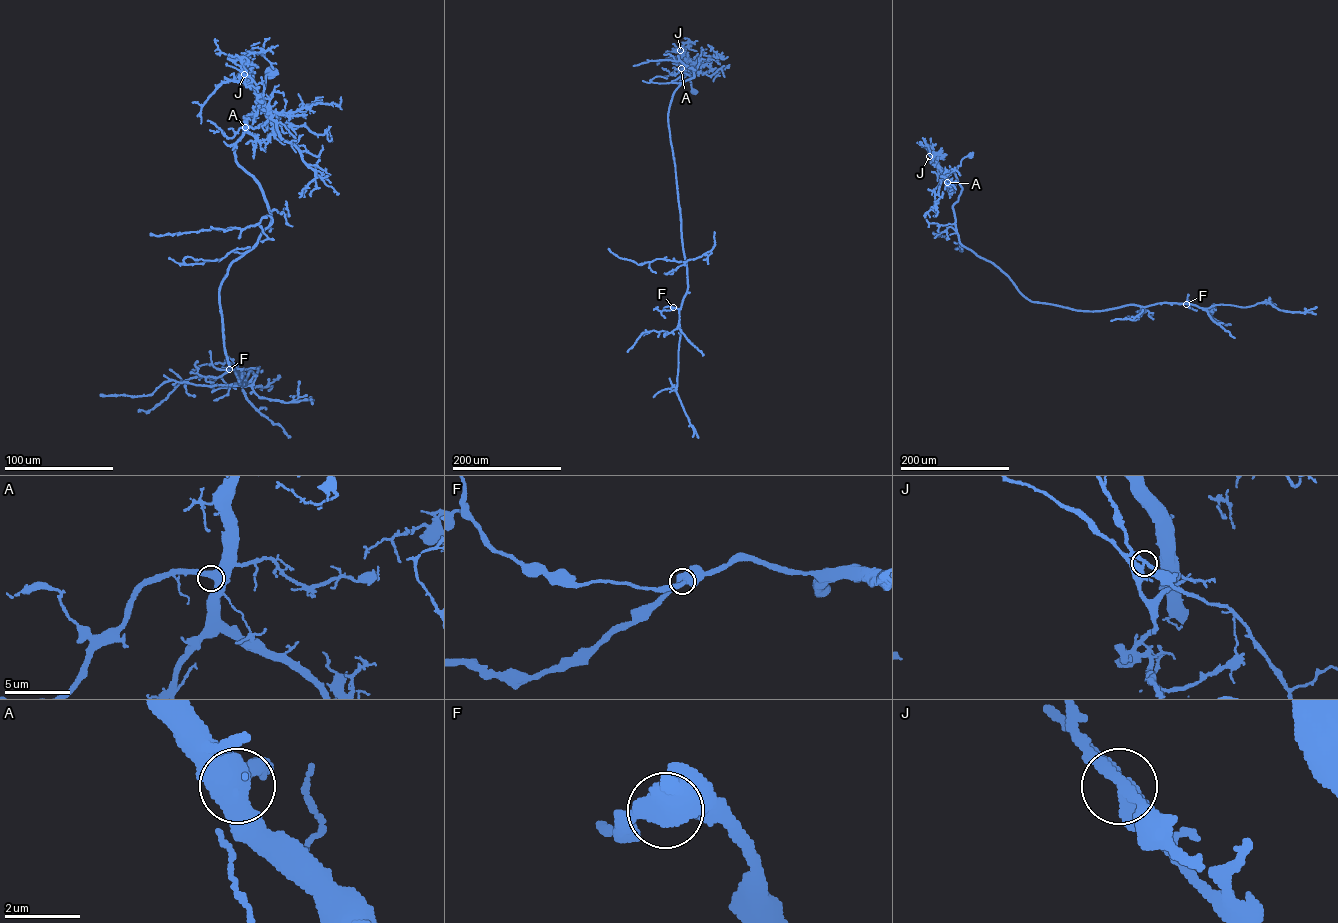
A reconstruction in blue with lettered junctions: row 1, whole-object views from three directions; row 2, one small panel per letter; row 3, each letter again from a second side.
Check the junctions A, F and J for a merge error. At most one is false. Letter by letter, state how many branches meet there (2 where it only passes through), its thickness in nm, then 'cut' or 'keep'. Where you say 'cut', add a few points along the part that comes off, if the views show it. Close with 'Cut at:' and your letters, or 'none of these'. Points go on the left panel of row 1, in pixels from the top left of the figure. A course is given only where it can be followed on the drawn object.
A: branches 2; calibre 550 nm; keep
F: branches 2; calibre 600 nm; keep
J: branches 2; calibre 440 nm; cut; course (244, 74), (256, 84), (260, 101)
Cut at: J

